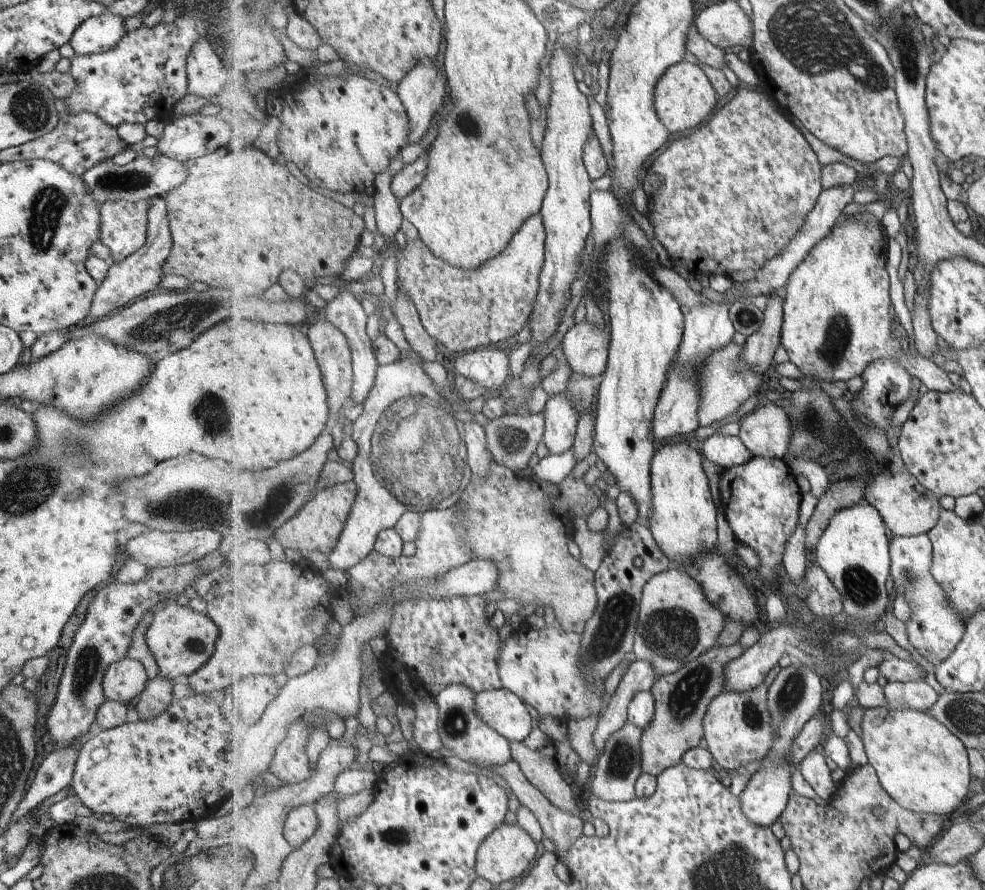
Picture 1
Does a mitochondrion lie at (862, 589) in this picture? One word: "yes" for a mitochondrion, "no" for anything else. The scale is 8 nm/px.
yes

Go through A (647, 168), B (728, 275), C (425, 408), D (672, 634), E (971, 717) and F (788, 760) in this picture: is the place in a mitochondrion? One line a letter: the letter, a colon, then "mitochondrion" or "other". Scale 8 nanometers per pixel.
A: other
B: other
C: mitochondrion
D: mitochondrion
E: mitochondrion
F: other

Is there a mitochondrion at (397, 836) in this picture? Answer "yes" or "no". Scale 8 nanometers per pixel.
yes

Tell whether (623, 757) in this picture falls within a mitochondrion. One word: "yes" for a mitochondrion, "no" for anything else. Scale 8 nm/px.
yes

